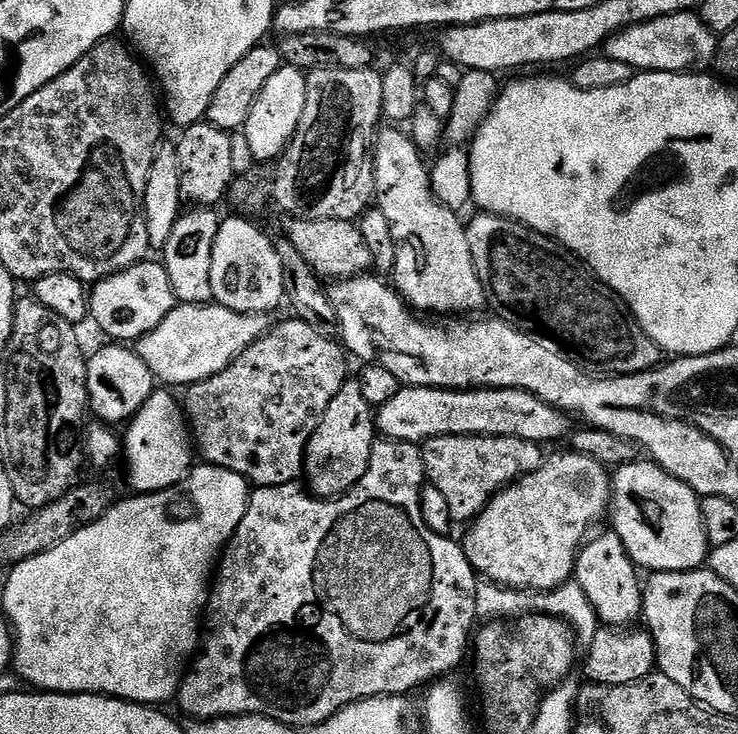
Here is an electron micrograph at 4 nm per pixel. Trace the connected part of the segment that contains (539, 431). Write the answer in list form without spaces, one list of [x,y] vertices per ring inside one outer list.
[[[404,386],[376,412],[381,437],[417,446],[439,436],[501,436],[548,446],[551,440],[560,440],[564,435],[565,439],[569,435],[568,420],[569,413],[517,388],[453,390]]]

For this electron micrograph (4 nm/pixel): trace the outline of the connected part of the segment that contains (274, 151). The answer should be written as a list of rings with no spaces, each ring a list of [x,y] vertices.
[[[281,66],[262,86],[262,94],[254,102],[250,110],[250,118],[246,118],[242,131],[246,134],[246,142],[250,142],[250,154],[253,161],[279,161],[288,144],[298,130],[298,122],[302,122],[302,109],[306,106],[307,75],[301,69]]]

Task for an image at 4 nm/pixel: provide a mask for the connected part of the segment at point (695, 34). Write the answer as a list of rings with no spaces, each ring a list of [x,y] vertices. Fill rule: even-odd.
[[[695,11],[670,14],[666,18],[654,18],[650,22],[642,22],[638,26],[629,26],[622,32],[616,32],[602,45],[603,55],[614,58],[614,62],[626,62],[637,73],[642,72],[686,72],[704,74],[716,63],[718,36],[704,25]]]

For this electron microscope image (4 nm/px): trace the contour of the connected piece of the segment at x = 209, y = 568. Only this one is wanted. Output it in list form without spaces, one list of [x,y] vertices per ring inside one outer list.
[[[204,462],[193,467],[187,478],[180,484],[176,484],[172,488],[164,488],[161,492],[149,492],[147,494],[136,494],[131,498],[133,500],[124,500],[113,503],[106,514],[102,514],[102,518],[98,518],[90,526],[86,526],[82,530],[78,530],[74,534],[70,534],[70,538],[66,538],[66,542],[58,542],[58,546],[54,546],[54,550],[46,550],[42,554],[38,554],[34,558],[26,558],[21,564],[13,564],[10,571],[7,573],[8,581],[4,584],[4,612],[3,619],[8,621],[8,627],[12,633],[14,641],[12,646],[12,664],[14,672],[21,681],[24,680],[25,685],[31,686],[33,689],[41,692],[67,692],[69,694],[95,694],[97,696],[115,696],[118,700],[129,700],[131,704],[147,704],[149,706],[164,706],[167,700],[175,701],[180,691],[180,684],[184,680],[184,674],[190,667],[190,661],[195,657],[202,635],[202,610],[208,607],[208,597],[210,595],[210,581],[213,579],[214,573],[218,567],[218,561],[224,554],[224,549],[227,548],[230,538],[234,534],[234,530],[238,530],[238,522],[242,522],[242,514],[246,514],[246,506],[250,495],[250,485],[248,481],[243,480],[238,474],[234,474],[225,468],[219,468],[213,464]]]

